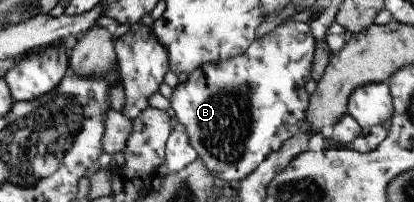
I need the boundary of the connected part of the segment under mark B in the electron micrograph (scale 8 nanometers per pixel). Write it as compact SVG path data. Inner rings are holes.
M286 20L273 29L273 31L265 34L265 39L261 37L255 40L253 45L250 45L243 54L234 56L233 58L227 58L226 60L220 60L219 63L203 63L201 67L195 68L195 71L190 72L185 81L180 81L173 88L170 102L171 107L175 110L174 116L181 125L185 126L191 147L195 148L198 157L204 161L205 167L207 167L215 178L223 180L227 184L231 181L240 181L246 178L261 162L266 160L269 154L277 152L283 145L283 142L293 137L300 129L305 128L307 125L306 109L309 105L310 95L307 93L304 86L309 79L311 79L311 66L313 65L315 44L316 40L313 34L311 34L309 22Z

